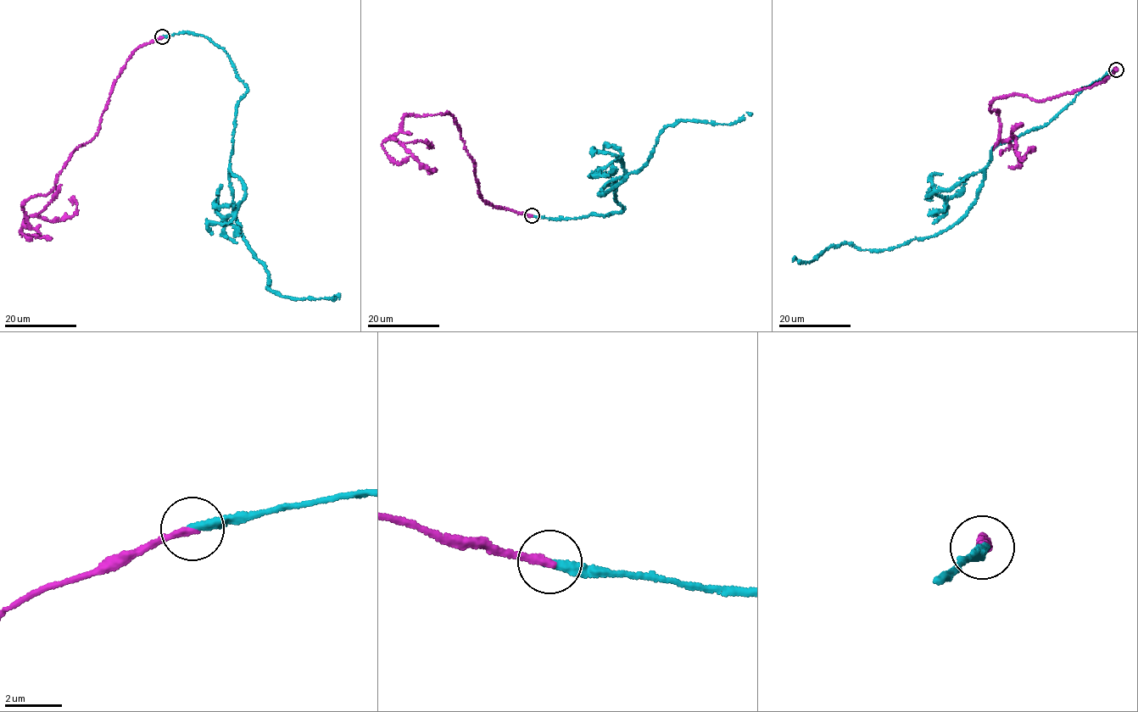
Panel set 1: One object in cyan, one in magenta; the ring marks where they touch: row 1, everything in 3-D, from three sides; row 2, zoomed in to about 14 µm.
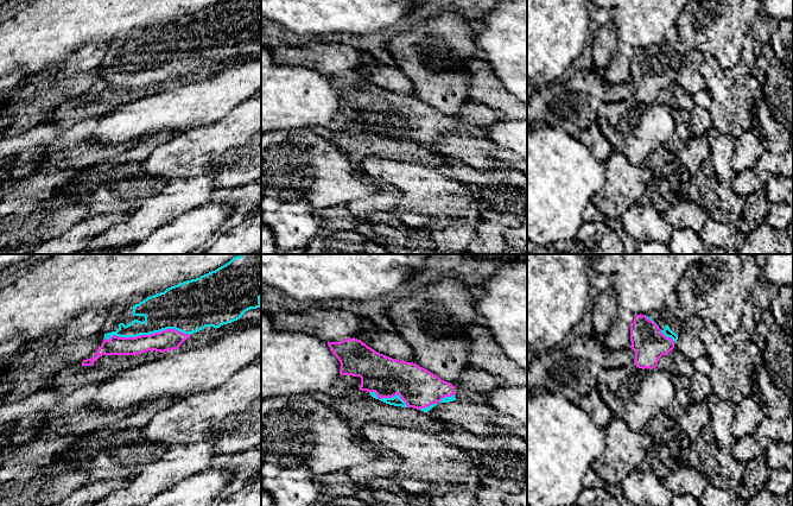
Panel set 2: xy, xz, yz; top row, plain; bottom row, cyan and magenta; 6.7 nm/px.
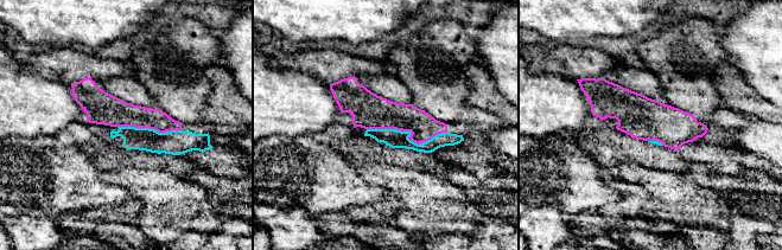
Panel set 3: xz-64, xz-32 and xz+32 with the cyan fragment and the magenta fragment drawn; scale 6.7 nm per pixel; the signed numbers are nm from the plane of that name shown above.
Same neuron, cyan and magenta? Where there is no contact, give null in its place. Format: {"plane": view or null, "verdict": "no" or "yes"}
{"plane": "xy", "verdict": "yes"}

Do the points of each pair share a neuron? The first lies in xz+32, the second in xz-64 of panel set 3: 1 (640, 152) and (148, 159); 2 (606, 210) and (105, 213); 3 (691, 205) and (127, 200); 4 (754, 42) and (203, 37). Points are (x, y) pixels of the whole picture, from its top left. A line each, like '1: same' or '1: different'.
1: same
2: same
3: different
4: different

